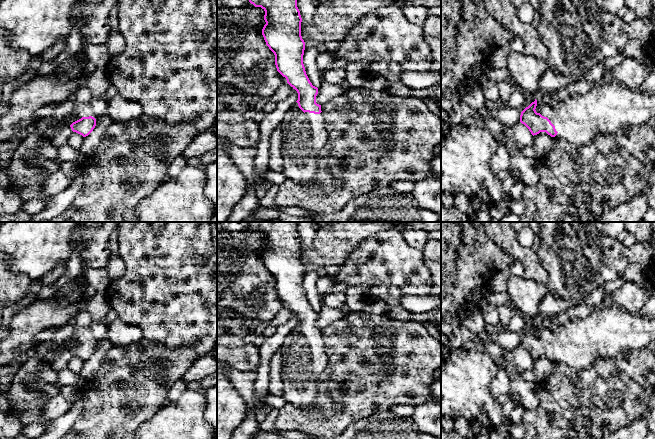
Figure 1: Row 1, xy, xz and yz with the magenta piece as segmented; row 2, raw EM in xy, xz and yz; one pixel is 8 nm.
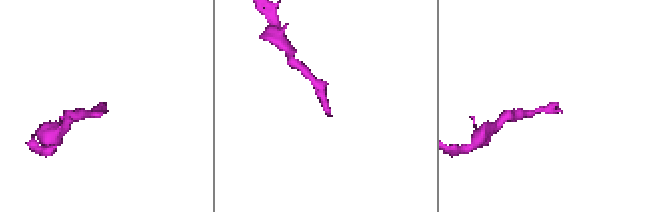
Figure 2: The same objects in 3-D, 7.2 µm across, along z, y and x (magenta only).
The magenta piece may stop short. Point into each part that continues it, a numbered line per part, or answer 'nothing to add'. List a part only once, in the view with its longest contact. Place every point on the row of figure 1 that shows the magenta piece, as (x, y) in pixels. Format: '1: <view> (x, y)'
1: yz (608, 105)

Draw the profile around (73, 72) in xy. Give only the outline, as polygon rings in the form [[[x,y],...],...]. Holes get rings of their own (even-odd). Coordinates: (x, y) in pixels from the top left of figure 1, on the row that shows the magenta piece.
[[[77,62],[70,66],[69,68],[67,68],[65,71],[63,71],[61,73],[60,79],[65,82],[69,79],[77,79],[79,78],[83,69],[84,66],[80,62]]]

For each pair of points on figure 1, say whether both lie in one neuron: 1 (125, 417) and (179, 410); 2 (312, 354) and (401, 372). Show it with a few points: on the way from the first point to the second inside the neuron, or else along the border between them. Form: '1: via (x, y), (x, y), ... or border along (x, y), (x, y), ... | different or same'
1: border along (167, 402), (138, 428) | different
2: border along (322, 336), (327, 366), (317, 378) | different

